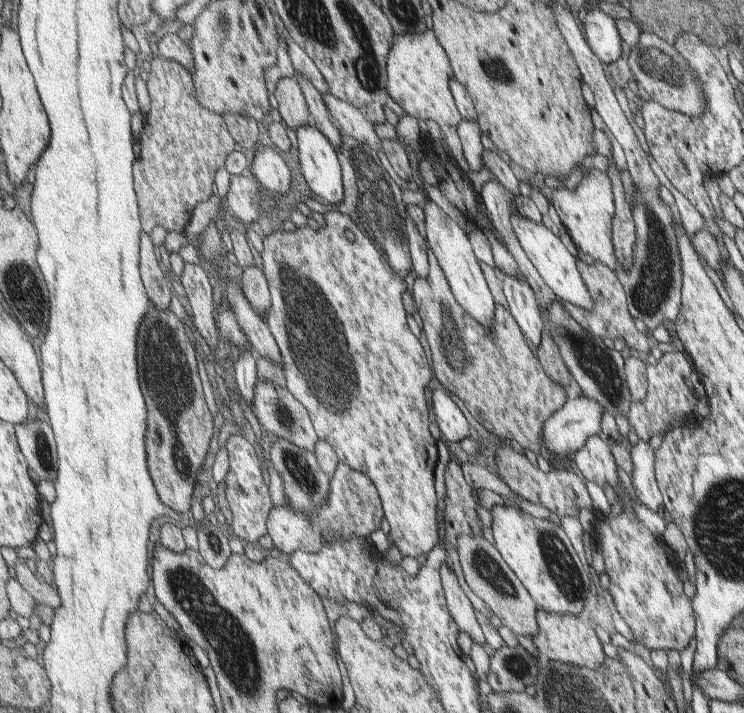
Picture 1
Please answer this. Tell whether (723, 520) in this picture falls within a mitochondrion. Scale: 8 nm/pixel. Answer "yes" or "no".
yes

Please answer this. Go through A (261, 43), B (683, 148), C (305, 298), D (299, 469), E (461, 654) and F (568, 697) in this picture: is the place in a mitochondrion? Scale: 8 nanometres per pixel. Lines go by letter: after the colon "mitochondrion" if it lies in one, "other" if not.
A: other
B: other
C: mitochondrion
D: mitochondrion
E: other
F: mitochondrion

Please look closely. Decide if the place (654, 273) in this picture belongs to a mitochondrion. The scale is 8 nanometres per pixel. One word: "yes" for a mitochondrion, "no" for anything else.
yes

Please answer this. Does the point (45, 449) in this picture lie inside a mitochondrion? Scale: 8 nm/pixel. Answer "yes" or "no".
yes

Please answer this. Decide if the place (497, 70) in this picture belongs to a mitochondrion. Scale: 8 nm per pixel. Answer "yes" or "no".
yes

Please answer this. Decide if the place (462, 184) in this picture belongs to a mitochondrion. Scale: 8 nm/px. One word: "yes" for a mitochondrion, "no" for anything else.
no

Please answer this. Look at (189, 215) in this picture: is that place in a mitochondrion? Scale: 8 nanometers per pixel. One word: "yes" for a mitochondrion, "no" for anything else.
no

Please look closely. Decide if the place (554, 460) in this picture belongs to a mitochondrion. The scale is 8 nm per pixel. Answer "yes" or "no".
no

